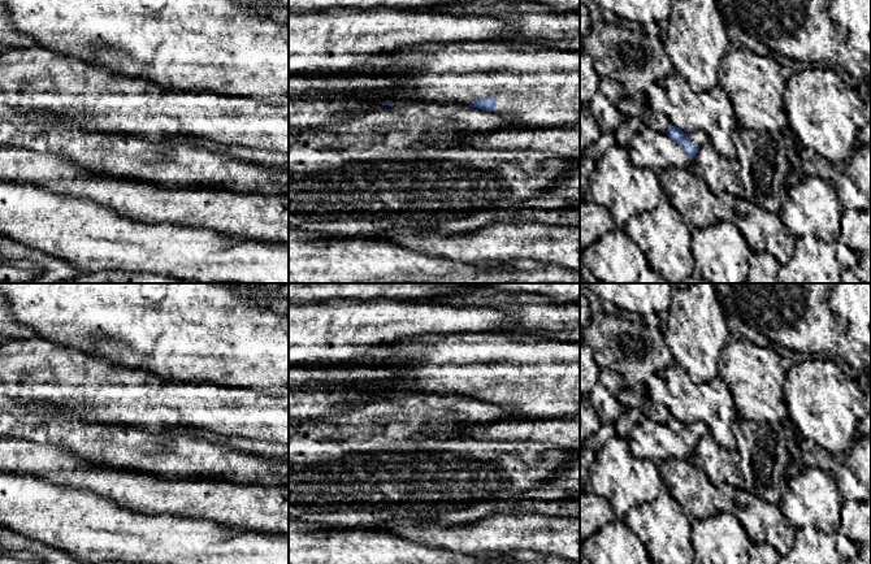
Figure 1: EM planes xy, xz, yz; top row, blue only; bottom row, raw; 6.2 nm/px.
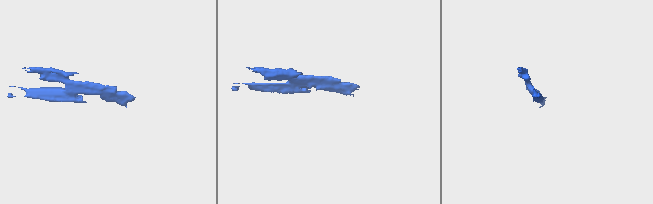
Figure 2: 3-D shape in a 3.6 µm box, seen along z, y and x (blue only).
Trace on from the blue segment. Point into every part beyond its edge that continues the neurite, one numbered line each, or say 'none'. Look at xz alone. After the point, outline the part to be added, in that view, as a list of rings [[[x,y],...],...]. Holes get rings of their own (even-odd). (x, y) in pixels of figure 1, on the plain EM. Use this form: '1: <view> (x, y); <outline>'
none

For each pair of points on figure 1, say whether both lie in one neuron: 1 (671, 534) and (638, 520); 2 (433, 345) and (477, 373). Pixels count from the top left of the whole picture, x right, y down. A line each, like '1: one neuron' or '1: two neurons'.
1: one neuron
2: one neuron

